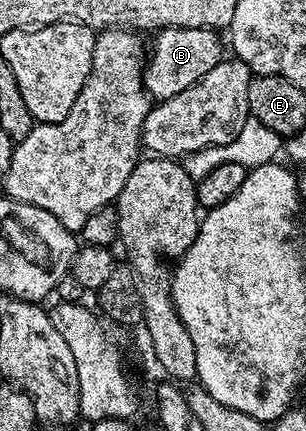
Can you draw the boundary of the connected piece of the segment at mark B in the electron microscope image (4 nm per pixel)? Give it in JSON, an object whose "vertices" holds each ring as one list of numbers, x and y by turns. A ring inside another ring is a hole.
{"vertices":[[167,26,159,29,154,36,154,59,151,62,149,59,148,73,144,78,144,89,151,99,171,98,192,88,192,84,208,76,208,72,212,72,212,68,223,61,224,42,218,39,219,35,213,30]]}

